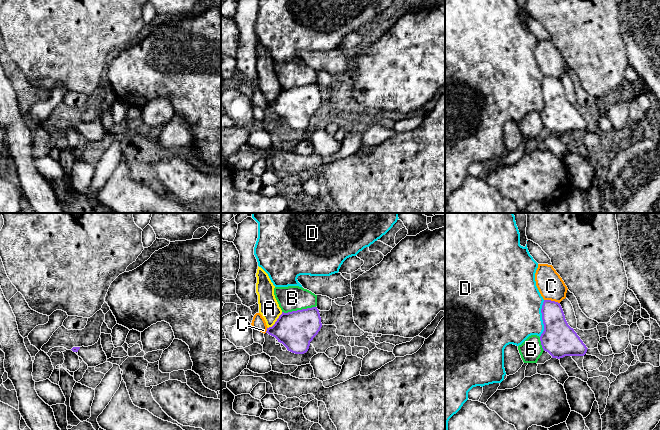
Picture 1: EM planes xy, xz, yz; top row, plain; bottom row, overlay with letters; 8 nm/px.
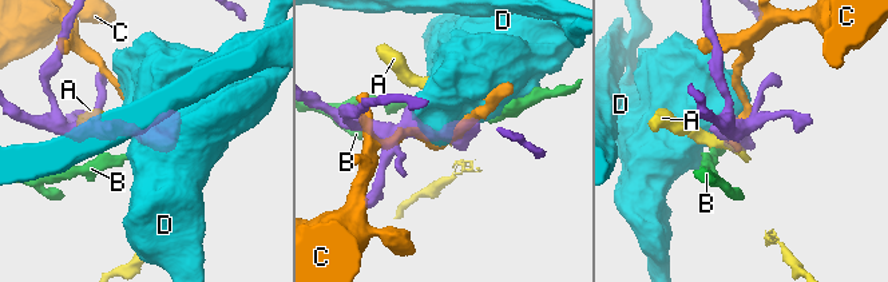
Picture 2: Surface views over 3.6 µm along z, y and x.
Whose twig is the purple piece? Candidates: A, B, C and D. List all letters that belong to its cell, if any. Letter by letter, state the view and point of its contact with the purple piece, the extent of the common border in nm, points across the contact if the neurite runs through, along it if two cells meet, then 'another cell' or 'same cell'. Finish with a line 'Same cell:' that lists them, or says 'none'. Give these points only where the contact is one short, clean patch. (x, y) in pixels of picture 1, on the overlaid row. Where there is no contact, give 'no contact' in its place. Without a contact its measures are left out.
A: xz (276, 321) | 180 nm | along xz (282, 312), (277, 320), (268, 328) | another cell
B: xz (298, 310) | 280 nm | along xz (315, 306), (282, 312) | another cell
C: yz (552, 301) | 130 nm | another cell
D: yz (542, 318) | 300 nm | another cell
Same cell: none

